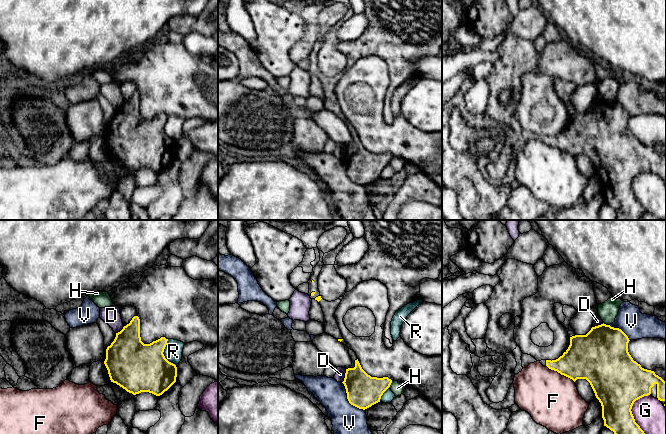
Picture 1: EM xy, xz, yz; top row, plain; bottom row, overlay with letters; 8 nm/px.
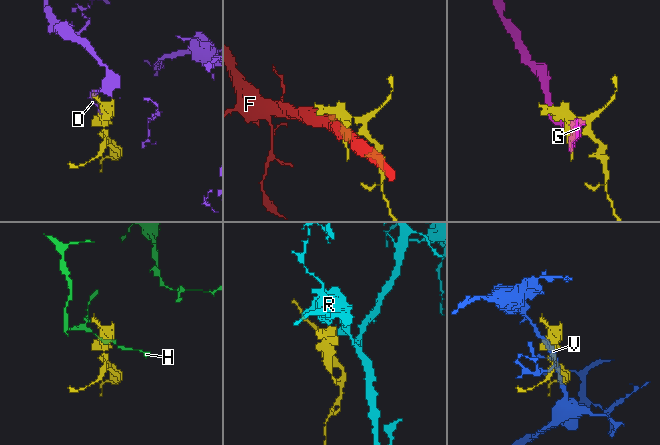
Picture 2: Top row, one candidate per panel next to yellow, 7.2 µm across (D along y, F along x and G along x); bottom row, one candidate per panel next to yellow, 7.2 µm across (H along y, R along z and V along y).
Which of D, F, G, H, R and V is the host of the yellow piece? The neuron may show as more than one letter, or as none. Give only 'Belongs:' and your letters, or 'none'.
Belongs: none

